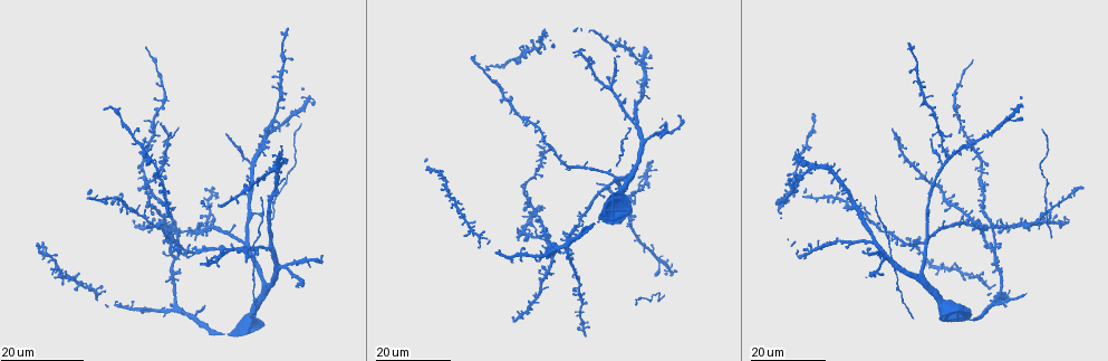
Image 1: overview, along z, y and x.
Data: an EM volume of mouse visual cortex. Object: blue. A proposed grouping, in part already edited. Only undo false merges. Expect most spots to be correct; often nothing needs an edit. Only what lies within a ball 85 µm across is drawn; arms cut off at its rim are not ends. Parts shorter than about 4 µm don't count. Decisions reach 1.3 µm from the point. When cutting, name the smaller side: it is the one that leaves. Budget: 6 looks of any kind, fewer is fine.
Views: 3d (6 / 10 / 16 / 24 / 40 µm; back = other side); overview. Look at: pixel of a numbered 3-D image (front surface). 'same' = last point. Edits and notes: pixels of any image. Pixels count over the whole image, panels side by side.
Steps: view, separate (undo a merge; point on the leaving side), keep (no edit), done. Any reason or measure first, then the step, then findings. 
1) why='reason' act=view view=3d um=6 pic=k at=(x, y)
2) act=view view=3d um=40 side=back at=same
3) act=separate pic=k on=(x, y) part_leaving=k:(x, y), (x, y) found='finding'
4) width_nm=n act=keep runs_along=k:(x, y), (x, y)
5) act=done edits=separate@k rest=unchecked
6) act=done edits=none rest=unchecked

why='small branch off a trunk' act=view view=3d um=16 pic=1 at=(160, 71)

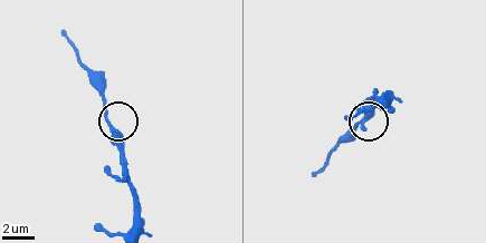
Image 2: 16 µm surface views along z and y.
act=view view=3d um=6 pic=2 at=(363, 120)

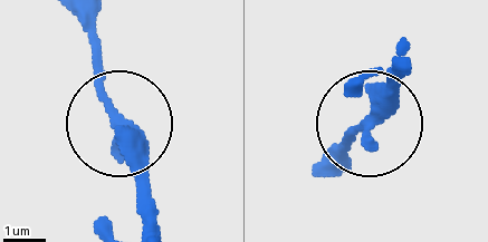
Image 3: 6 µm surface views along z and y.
why='from behind' act=view view=3d um=6 side=back pic=3 at=(372, 120)

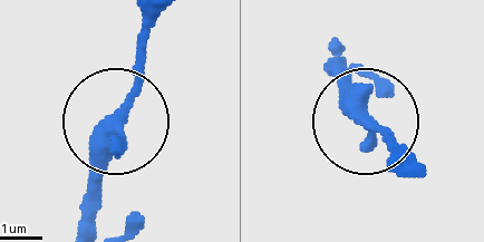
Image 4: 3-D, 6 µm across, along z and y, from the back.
arms=3 act=keep runs_along=4:(76, 220), (90, 156), (136, 81), (151, 17) found='all the same neuron'

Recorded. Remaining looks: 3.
why='thick turns thin' act=view view=3d um=24 pic=1 at=(959, 124)

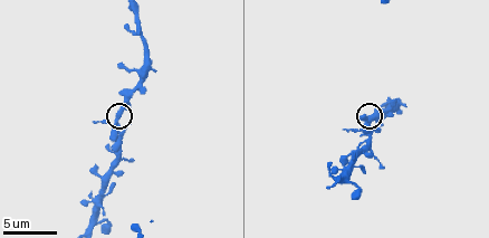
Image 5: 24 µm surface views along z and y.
act=view view=3d um=10 pic=5 at=(372, 119)

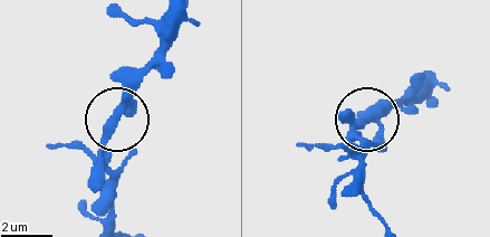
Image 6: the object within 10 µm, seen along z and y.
arms=3 act=keep found='continuous, no second neuron'

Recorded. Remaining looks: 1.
act=done edits=none rest=unchecked

